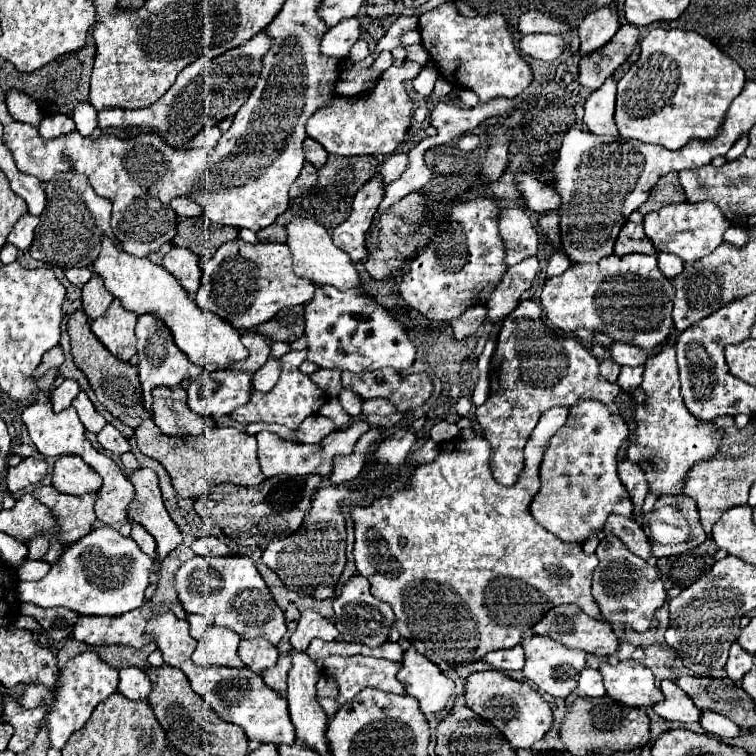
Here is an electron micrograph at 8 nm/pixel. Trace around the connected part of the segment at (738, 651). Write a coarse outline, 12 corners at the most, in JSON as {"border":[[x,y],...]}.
{"border":[[731,644],[727,676],[739,682],[753,666],[753,656]]}

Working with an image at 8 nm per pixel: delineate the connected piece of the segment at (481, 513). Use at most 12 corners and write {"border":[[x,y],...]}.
{"border":[[487,438],[351,508],[359,574],[439,666],[591,596],[597,556],[529,514]]}

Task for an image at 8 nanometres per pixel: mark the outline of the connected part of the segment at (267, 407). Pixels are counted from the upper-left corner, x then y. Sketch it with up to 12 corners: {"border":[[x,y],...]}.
{"border":[[307,350],[283,356],[271,392],[237,408],[243,424],[275,422],[289,430],[317,414],[328,397],[297,366]]}

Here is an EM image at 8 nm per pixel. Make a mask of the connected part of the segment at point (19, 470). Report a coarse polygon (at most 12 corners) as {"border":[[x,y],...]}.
{"border":[[23,458],[7,470],[11,494],[39,484],[47,474],[47,462]]}

